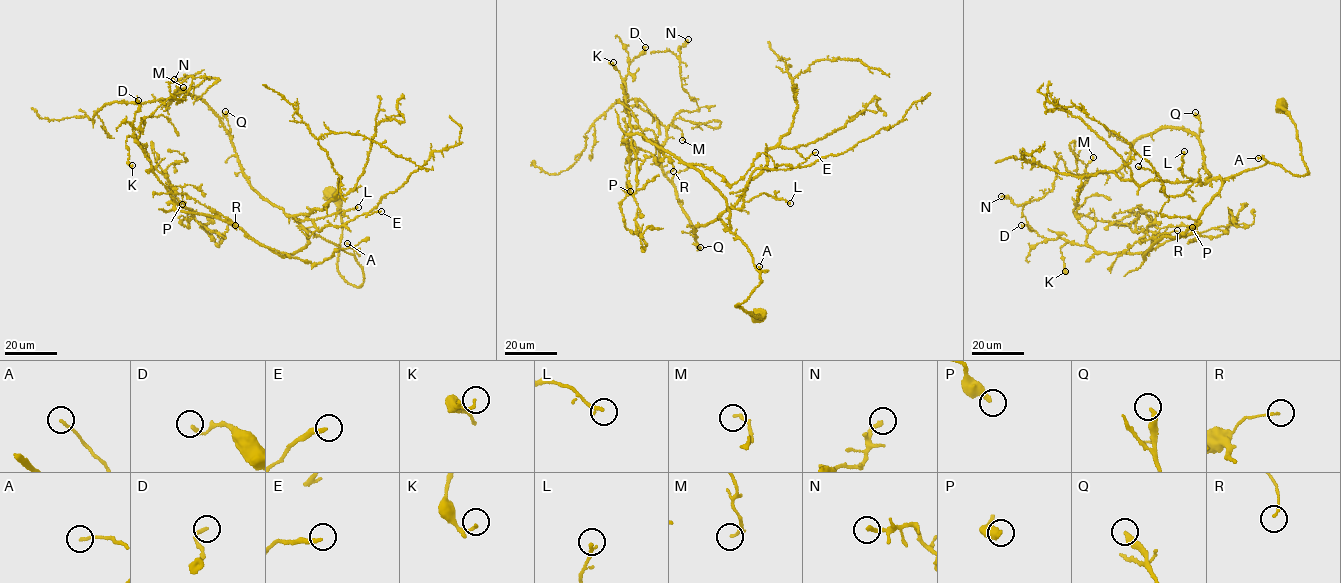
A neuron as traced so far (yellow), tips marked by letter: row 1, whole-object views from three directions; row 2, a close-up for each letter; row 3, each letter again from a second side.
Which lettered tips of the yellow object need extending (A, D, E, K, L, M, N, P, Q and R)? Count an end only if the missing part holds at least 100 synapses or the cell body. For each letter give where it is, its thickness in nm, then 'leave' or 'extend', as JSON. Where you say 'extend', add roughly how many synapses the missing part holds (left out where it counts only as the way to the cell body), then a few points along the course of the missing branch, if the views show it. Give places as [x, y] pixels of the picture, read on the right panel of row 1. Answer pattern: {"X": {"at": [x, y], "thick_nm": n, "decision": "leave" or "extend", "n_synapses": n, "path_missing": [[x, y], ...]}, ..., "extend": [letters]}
{"A": {"at": [1258, 158], "thick_nm": 140, "decision": "leave"}, "D": {"at": [1021, 225], "thick_nm": 200, "decision": "leave"}, "E": {"at": [1138, 166], "thick_nm": 240, "decision": "leave"}, "K": {"at": [1065, 271], "thick_nm": 140, "decision": "leave"}, "L": {"at": [1184, 151], "thick_nm": 170, "decision": "leave"}, "M": {"at": [1093, 157], "thick_nm": 130, "decision": "leave"}, "N": {"at": [1001, 196], "thick_nm": 190, "decision": "leave"}, "P": {"at": [1192, 227], "thick_nm": 320, "decision": "leave"}, "Q": {"at": [1195, 112], "thick_nm": 300, "decision": "leave"}, "R": {"at": [1177, 230], "thick_nm": 120, "decision": "leave"}, "extend": []}

